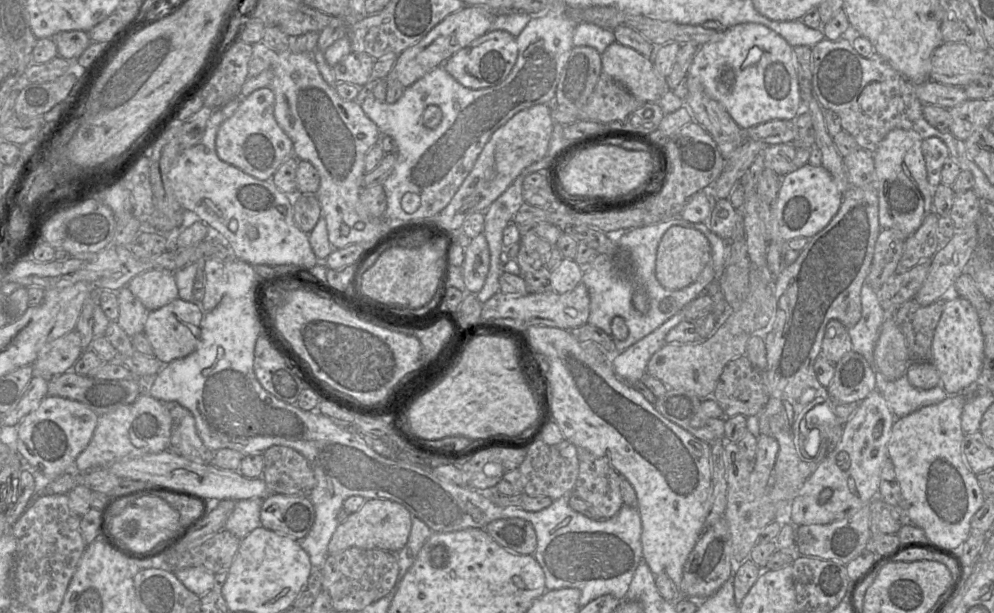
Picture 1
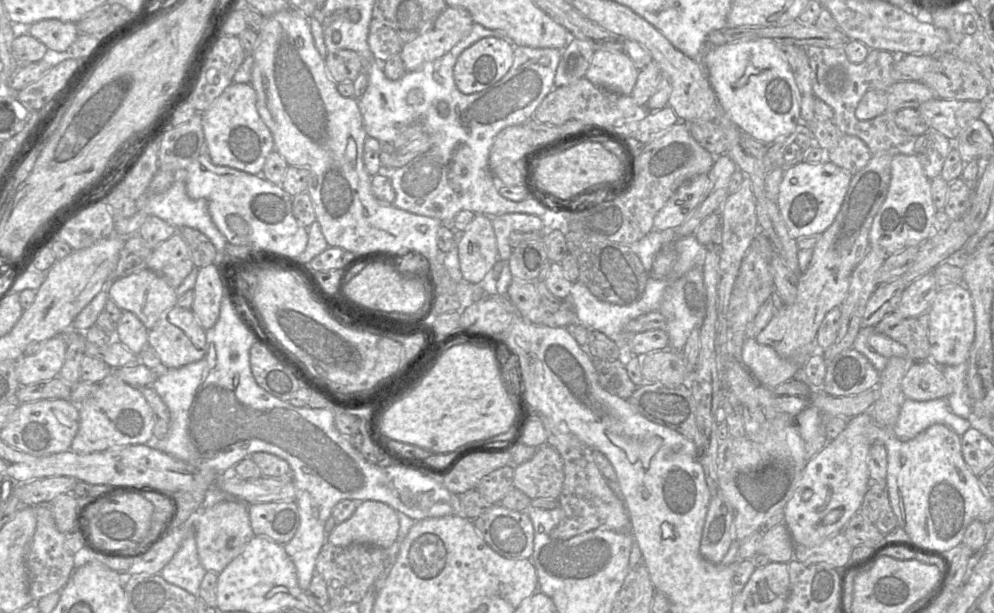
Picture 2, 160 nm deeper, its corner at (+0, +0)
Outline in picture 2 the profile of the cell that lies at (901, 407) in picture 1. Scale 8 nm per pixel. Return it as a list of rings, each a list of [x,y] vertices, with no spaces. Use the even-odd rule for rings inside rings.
[[[905,398],[892,430],[899,440],[909,441],[933,424],[946,425],[960,437],[971,427],[969,419],[951,411],[947,399],[915,401]]]

